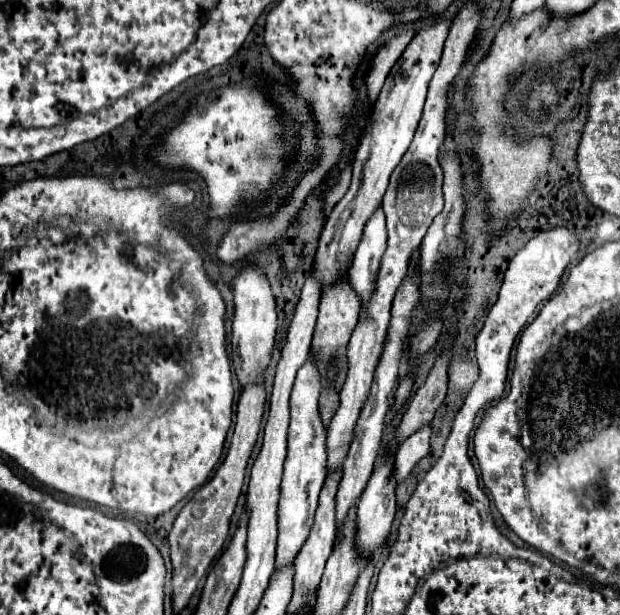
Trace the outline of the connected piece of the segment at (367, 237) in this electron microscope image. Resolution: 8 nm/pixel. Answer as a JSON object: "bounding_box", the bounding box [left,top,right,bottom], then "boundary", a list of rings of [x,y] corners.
{"bounding_box":[349,207,387,301],"boundary":[[[381,207],[369,217],[369,223],[365,223],[365,231],[361,237],[361,243],[357,247],[357,255],[353,257],[353,265],[349,271],[349,281],[353,289],[361,295],[361,301],[369,299],[375,281],[377,281],[377,269],[381,263],[381,257],[387,247],[387,229],[385,229],[385,215]]]}

